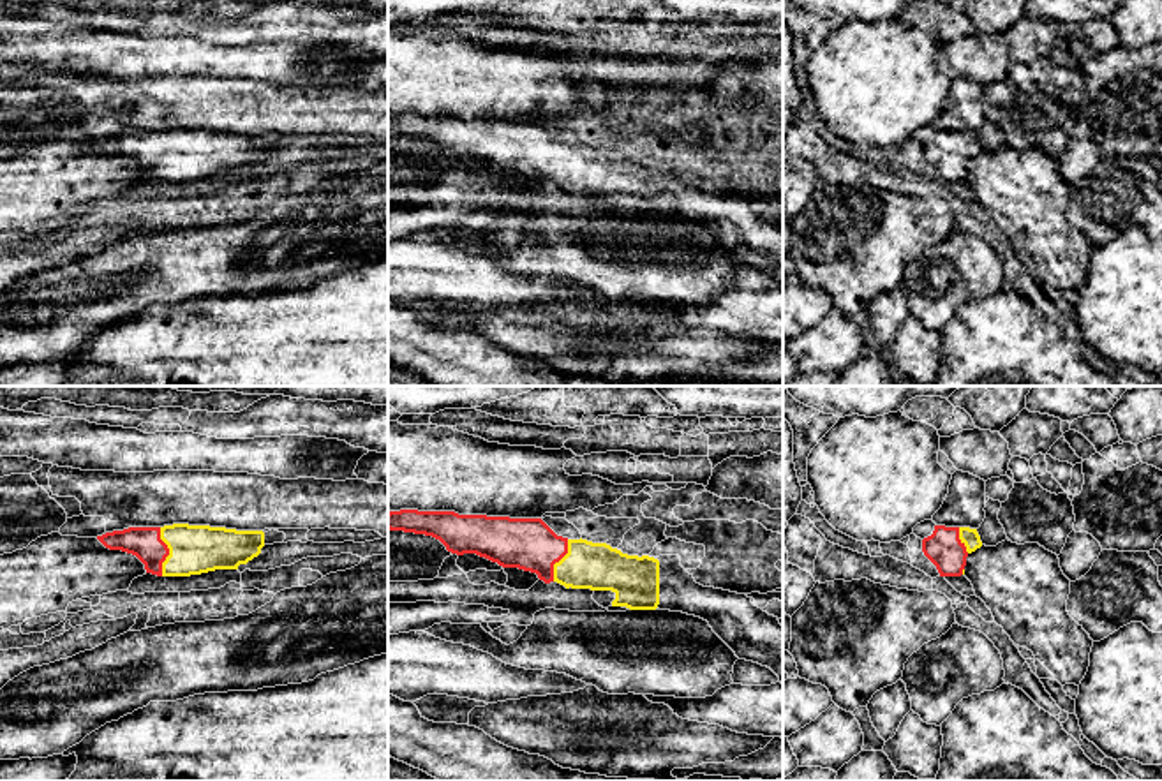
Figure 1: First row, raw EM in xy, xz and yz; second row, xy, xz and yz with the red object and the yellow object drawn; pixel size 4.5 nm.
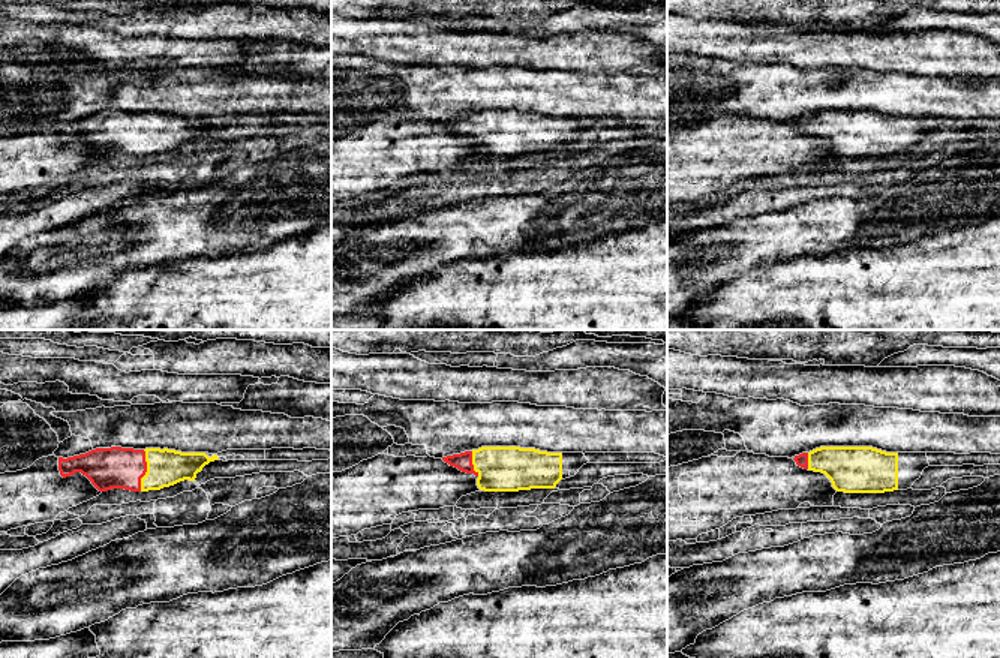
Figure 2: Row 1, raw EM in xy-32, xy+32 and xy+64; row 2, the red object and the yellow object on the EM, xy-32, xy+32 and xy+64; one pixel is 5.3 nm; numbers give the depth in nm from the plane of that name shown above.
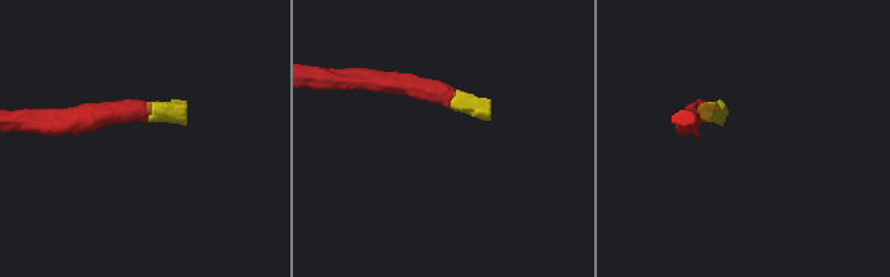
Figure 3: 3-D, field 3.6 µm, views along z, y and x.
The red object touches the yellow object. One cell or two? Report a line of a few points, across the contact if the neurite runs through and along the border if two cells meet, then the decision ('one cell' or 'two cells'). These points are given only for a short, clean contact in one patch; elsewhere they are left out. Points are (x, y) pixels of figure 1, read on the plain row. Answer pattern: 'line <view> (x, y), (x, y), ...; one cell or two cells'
line xy (145, 148), (168, 157), (193, 154); one cell

